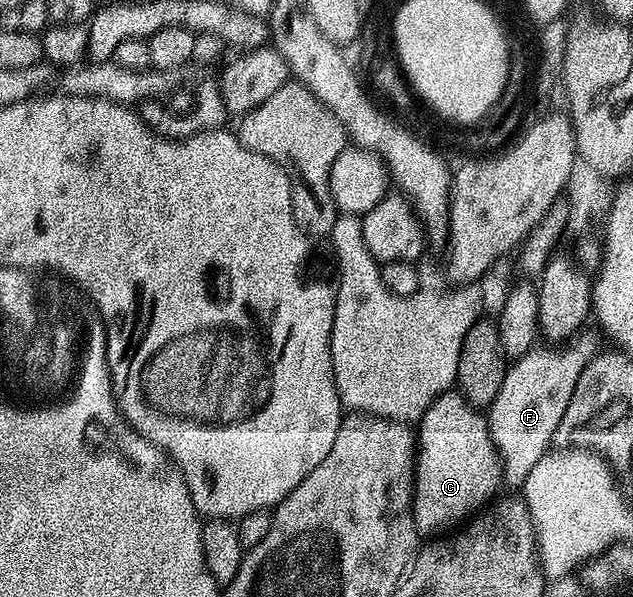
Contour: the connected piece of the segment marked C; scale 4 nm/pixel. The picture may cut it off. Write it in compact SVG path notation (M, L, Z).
M460 392L442 393L433 401L417 425L412 511L418 534L435 537L459 521L464 522L475 511L473 509L483 504L498 485L500 487L502 481L501 458L490 439L488 420L484 414L474 409Z

